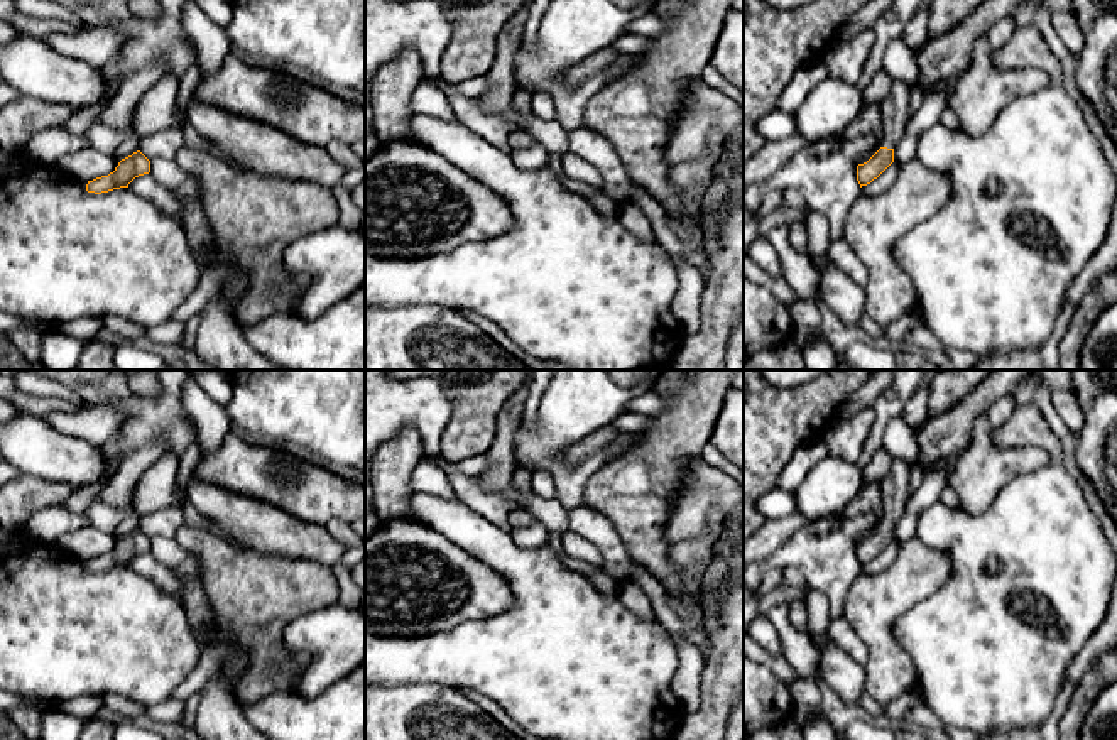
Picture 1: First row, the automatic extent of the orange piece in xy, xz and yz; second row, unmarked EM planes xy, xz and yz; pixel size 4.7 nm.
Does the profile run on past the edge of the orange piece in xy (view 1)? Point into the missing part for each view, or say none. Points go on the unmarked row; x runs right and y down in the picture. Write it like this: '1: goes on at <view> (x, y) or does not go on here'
1: does not go on here

